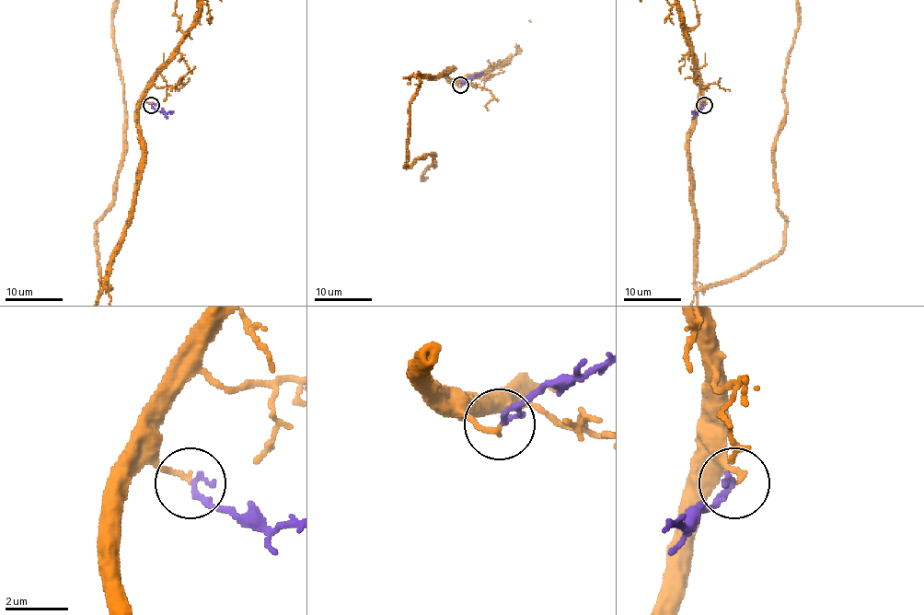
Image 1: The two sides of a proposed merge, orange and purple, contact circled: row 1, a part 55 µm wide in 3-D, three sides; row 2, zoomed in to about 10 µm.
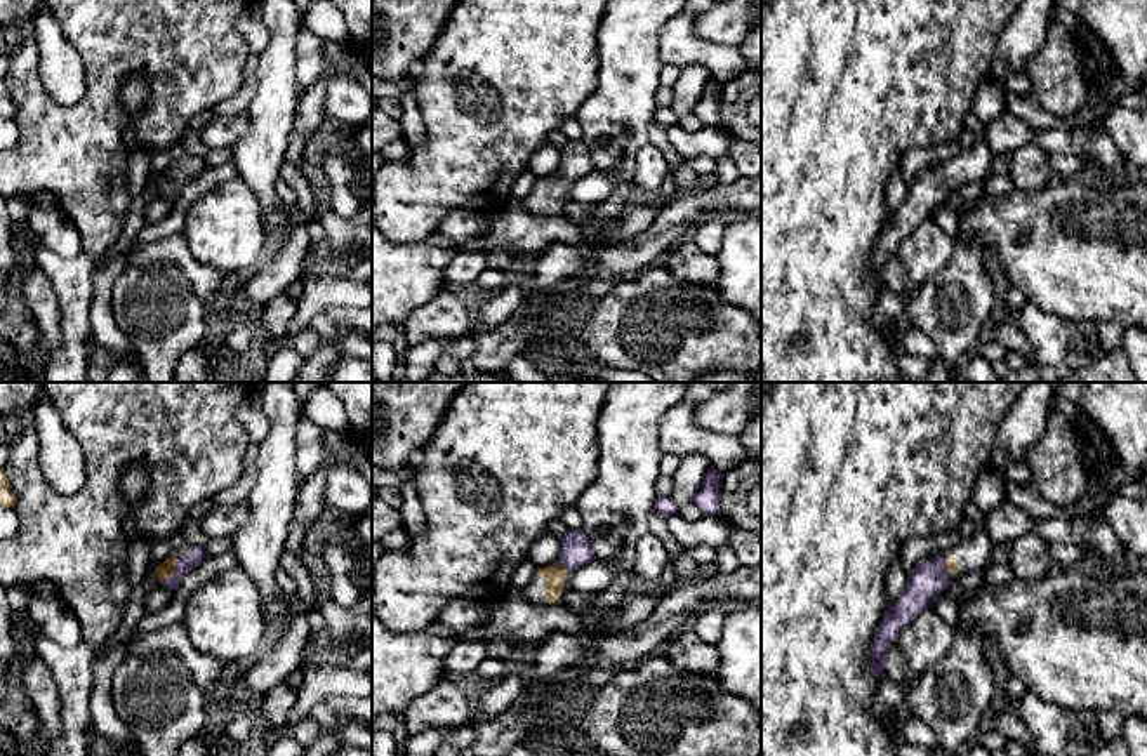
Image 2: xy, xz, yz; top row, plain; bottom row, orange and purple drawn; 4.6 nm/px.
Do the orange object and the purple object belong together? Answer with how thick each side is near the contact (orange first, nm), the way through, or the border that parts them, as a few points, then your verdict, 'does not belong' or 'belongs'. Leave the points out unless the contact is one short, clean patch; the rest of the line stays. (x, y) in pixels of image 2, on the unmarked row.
80 nm thick on the orange side, 70 nm on the other; runs through xy (167, 179), (171, 186), (197, 165); belongs

